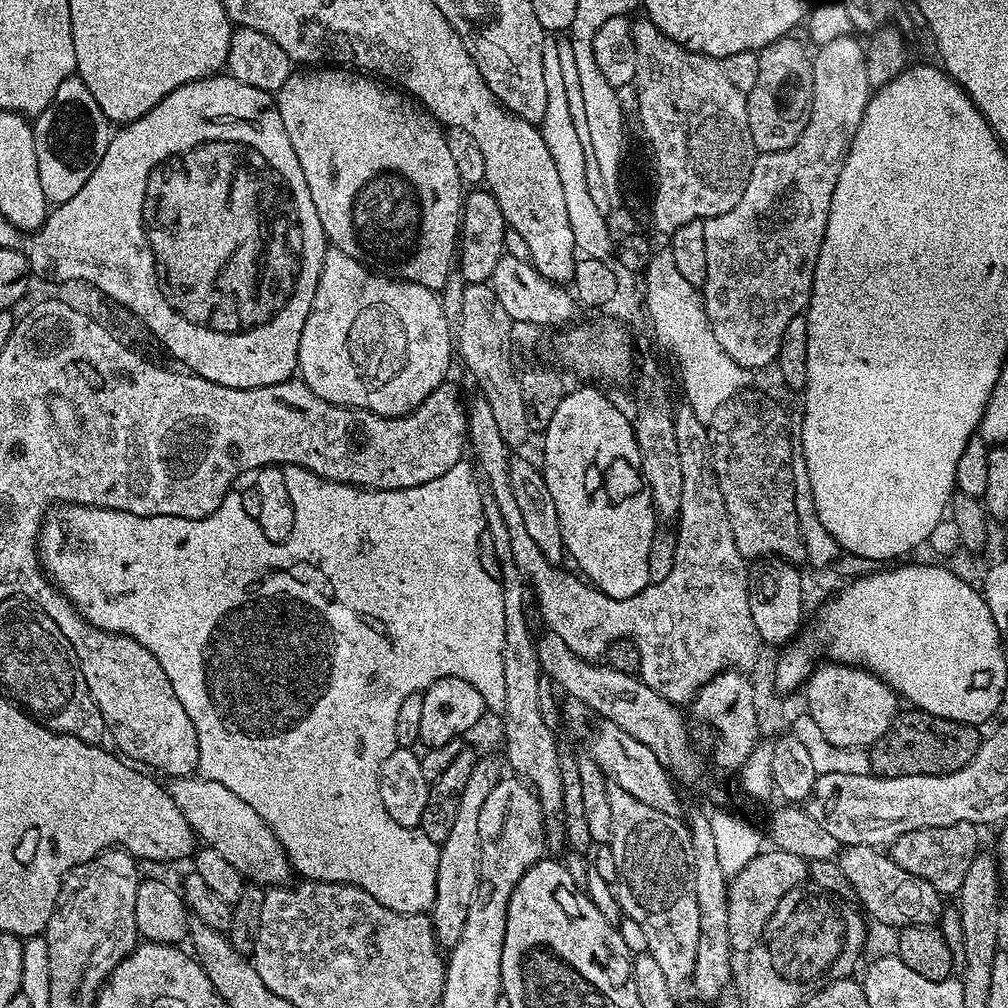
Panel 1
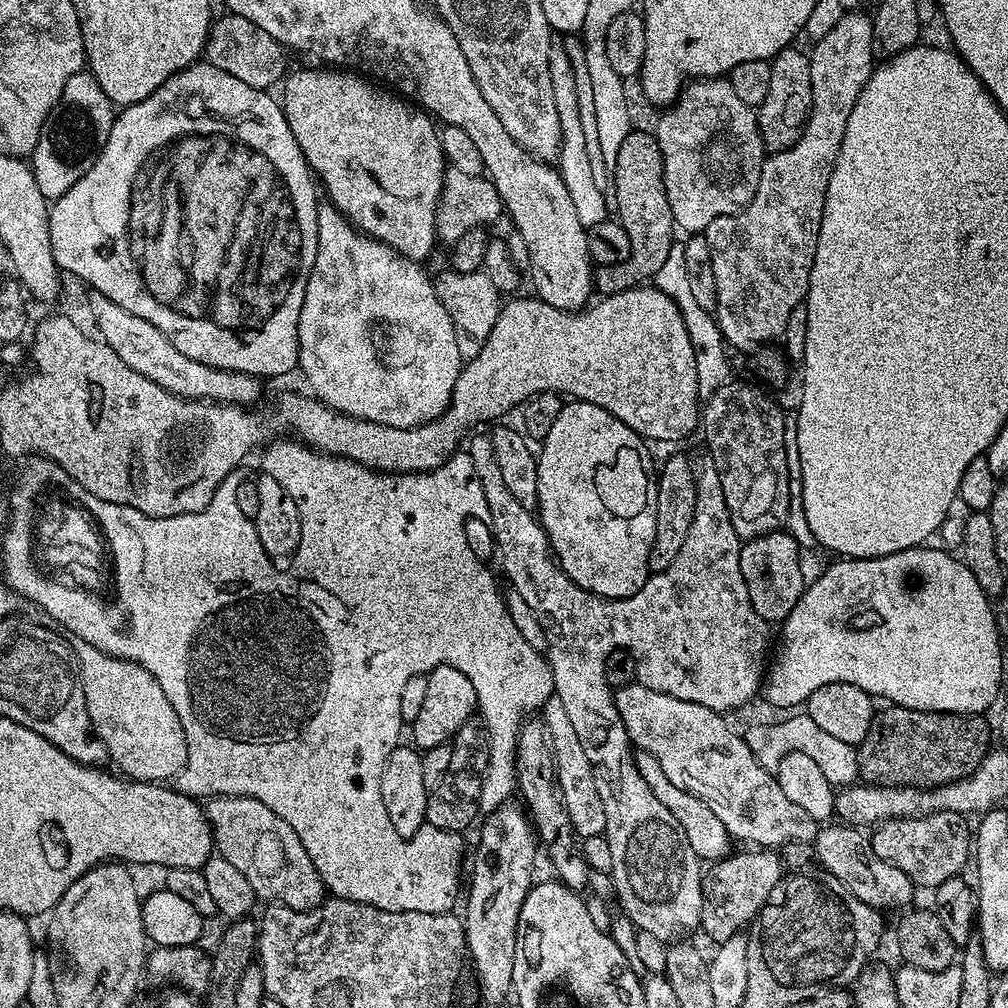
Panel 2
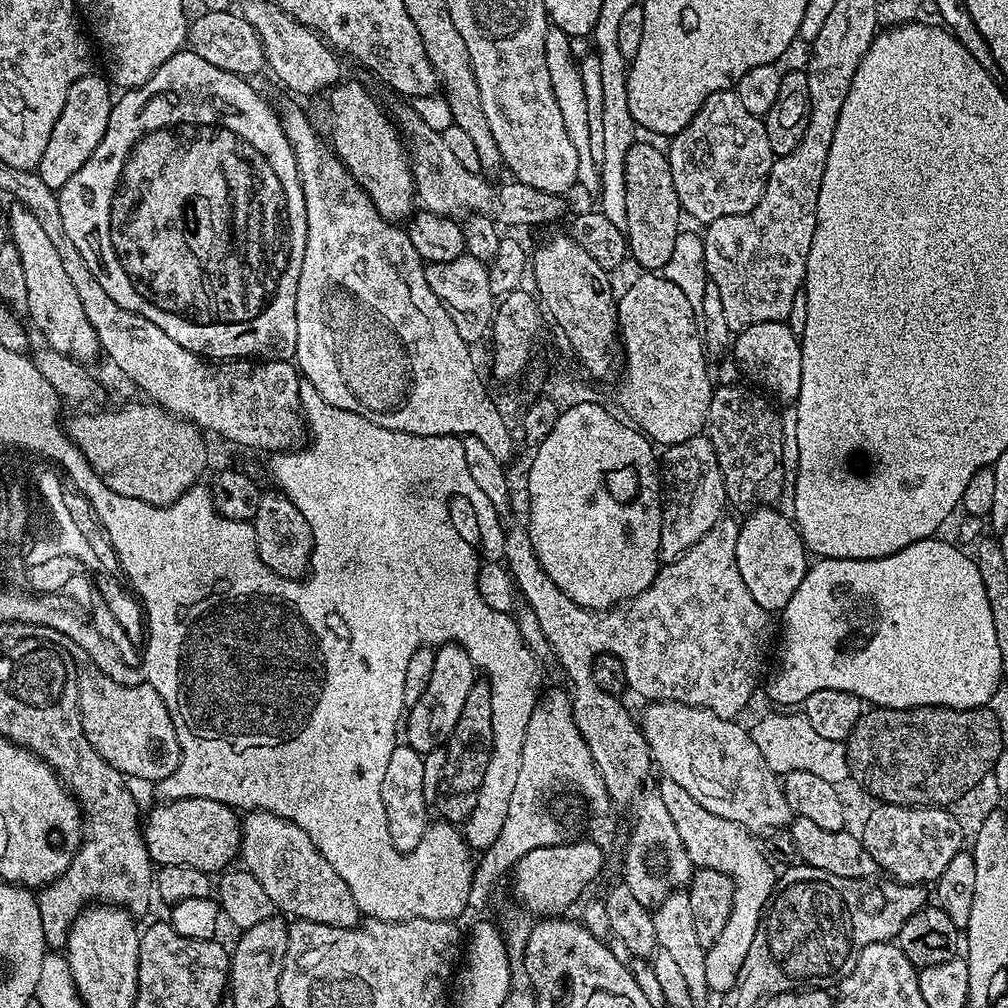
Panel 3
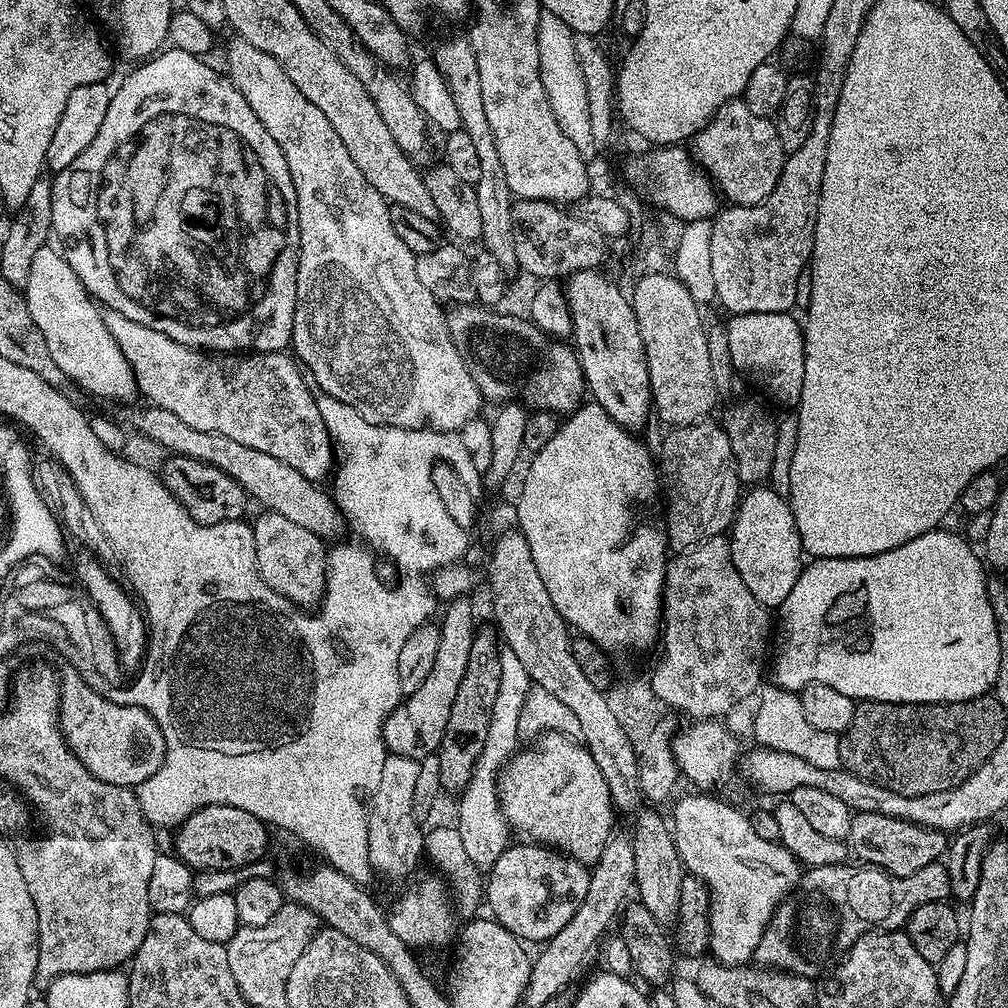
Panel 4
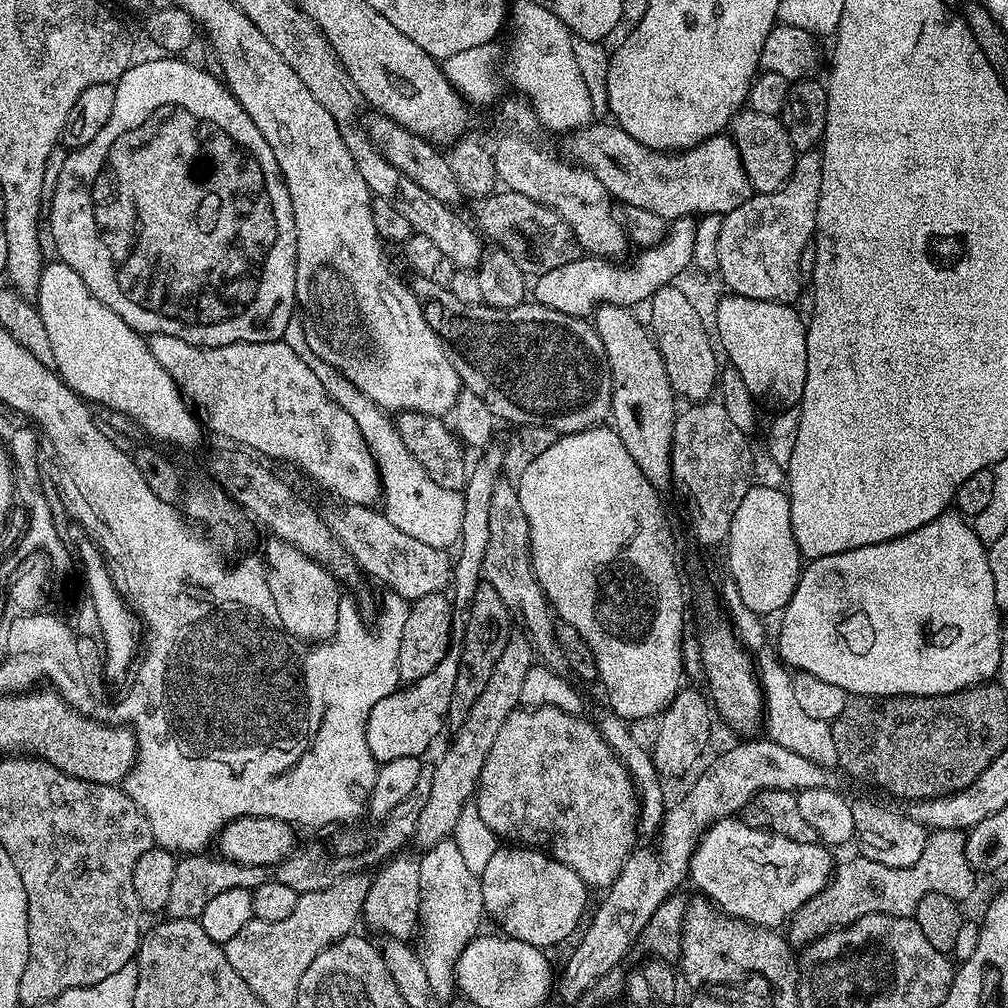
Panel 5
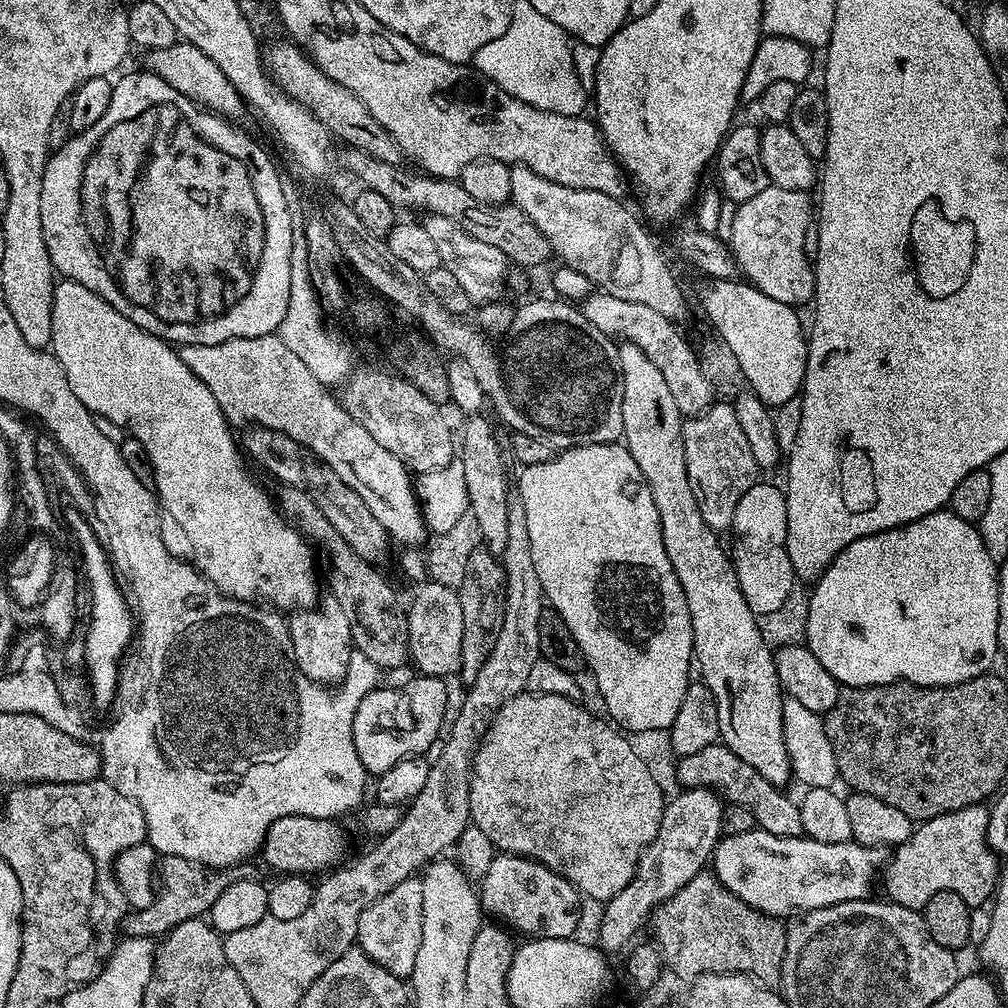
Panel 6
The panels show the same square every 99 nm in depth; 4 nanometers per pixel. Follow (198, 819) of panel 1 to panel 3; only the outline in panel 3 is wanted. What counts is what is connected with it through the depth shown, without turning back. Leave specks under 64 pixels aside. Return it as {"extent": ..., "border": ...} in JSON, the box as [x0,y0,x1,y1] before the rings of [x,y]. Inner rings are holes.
{"extent":[239,810,362,928],"border":[[[252,810],[242,820],[242,843],[239,859],[243,867],[265,888],[266,894],[270,894],[270,902],[273,909],[289,912],[289,917],[310,922],[322,922],[326,926],[338,926],[339,928],[354,928],[361,923],[362,913],[359,905],[354,902],[354,894],[350,894],[350,886],[338,878],[338,870],[322,858],[318,846],[294,822],[290,822],[281,816],[271,816],[268,812]]]}

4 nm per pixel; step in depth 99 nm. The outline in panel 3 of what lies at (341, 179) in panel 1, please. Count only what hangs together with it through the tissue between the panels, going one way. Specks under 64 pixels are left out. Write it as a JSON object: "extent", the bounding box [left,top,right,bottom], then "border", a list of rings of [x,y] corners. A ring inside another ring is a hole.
{"extent":[328,79,417,222],"border":[[[345,79],[337,83],[329,93],[328,128],[332,131],[330,143],[332,149],[340,155],[340,160],[350,170],[350,174],[362,186],[362,190],[372,199],[376,208],[387,220],[404,222],[413,215],[414,201],[417,199],[416,184],[412,178],[412,168],[409,164],[409,149],[405,137],[392,116],[383,106],[363,88],[356,80]]]}

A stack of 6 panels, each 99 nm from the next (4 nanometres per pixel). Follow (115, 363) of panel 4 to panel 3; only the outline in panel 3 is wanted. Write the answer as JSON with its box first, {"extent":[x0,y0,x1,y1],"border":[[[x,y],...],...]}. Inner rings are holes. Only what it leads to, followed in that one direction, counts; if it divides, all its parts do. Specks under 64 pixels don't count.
{"extent":[9,206,101,362],"border":[[[16,206],[9,218],[12,227],[10,243],[18,250],[21,258],[23,273],[26,277],[27,315],[36,323],[39,335],[54,350],[63,356],[72,356],[81,362],[89,362],[101,355],[100,340],[96,337],[94,326],[90,326],[90,318],[86,318],[86,310],[82,310],[82,298],[74,290],[66,270],[58,259],[58,250],[54,250],[54,242],[50,242],[46,230],[42,230],[42,222],[27,207]]]}

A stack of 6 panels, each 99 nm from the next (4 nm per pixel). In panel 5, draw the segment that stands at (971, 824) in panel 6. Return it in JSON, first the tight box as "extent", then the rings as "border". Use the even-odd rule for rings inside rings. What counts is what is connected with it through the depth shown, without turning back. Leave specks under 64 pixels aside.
{"extent":[786,830,977,946],"border":[[[942,830],[941,832],[932,832],[926,842],[926,850],[922,850],[922,858],[914,862],[914,866],[909,868],[887,868],[873,860],[861,859],[860,865],[855,868],[852,864],[844,864],[835,869],[832,878],[826,887],[810,902],[806,902],[790,917],[787,921],[786,939],[793,946],[807,946],[813,944],[819,936],[824,936],[827,932],[835,932],[837,928],[844,927],[845,924],[852,924],[858,918],[866,914],[886,914],[887,916],[910,916],[915,917],[918,902],[926,898],[926,894],[946,894],[946,898],[957,902],[964,902],[964,899],[976,888],[977,873],[972,871],[966,858],[964,849],[965,833],[963,831]]]}

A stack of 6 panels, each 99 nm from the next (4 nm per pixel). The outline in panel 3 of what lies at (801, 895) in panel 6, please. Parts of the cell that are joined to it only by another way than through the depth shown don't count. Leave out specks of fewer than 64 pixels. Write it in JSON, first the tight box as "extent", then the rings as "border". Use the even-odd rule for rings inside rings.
{"extent":[659,778,778,994],"border":[[[667,778],[661,781],[659,798],[666,810],[670,810],[670,818],[674,818],[674,826],[678,826],[682,846],[686,846],[686,854],[690,854],[693,865],[696,868],[722,870],[722,874],[734,882],[734,906],[730,906],[730,918],[726,918],[722,934],[718,934],[718,938],[706,950],[706,982],[709,989],[716,994],[730,992],[736,985],[740,968],[750,950],[750,942],[754,942],[754,934],[764,918],[768,902],[776,891],[778,872],[772,869],[773,861],[767,856],[768,861],[763,850],[756,845],[757,837],[752,832],[728,821],[726,817],[720,817],[716,810],[687,793],[676,782]]]}

